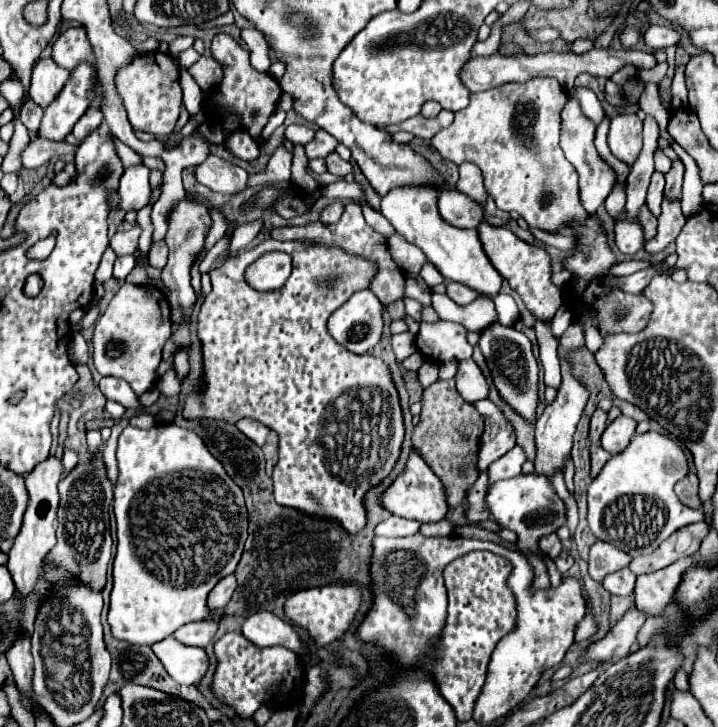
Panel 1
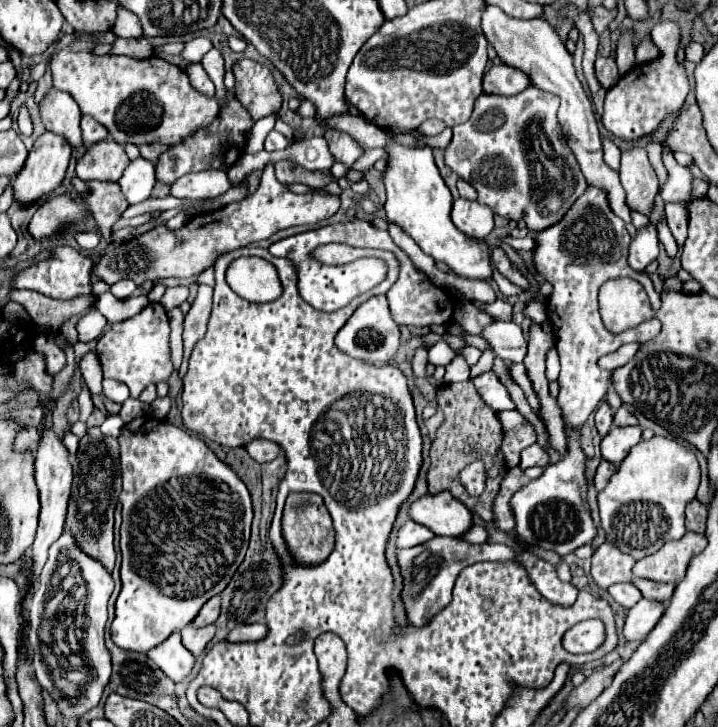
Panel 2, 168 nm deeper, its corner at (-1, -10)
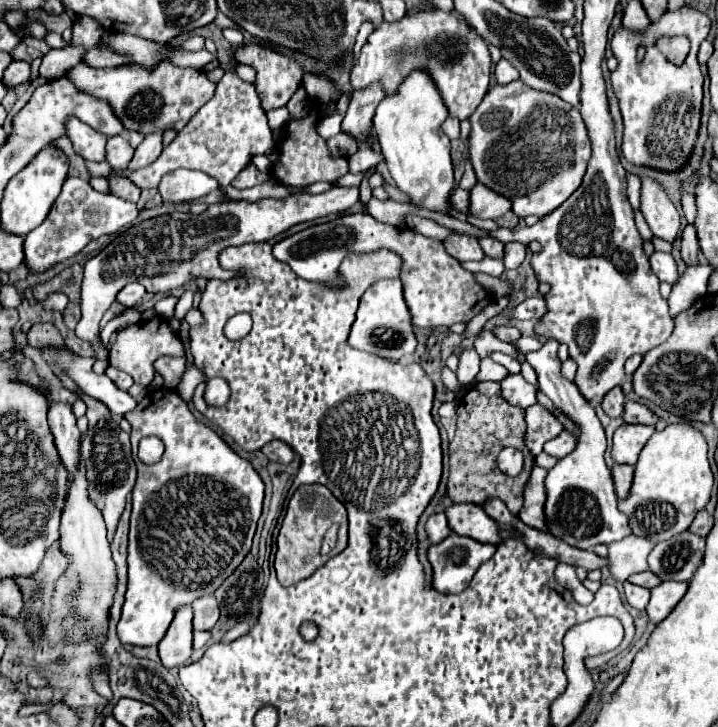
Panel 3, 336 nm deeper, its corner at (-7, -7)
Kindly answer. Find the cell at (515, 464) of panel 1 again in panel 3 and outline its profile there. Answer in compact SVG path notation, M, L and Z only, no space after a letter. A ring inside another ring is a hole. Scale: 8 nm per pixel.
M563 430L557 438L553 438L553 440L549 440L545 444L545 452L555 456L555 458L563 458L563 456L571 454L575 450L575 446L577 446L577 436L567 432L567 430Z

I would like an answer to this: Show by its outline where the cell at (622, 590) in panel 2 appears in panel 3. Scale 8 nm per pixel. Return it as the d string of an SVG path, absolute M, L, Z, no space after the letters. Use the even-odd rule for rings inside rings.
M625 582L623 584L625 586L625 594L627 594L627 602L633 606L633 608L637 608L637 610L645 610L647 608L647 604L649 604L649 590L647 588L641 588L641 586L635 586L635 584L631 584L631 582Z

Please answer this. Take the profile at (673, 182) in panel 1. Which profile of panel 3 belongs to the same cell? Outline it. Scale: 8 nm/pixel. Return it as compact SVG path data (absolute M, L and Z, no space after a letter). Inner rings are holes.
M689 224L683 234L681 234L681 256L687 266L699 266L699 242L697 242L697 232Z

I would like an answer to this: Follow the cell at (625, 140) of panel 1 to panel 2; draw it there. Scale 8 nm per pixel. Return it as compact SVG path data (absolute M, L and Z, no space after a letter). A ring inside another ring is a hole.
M637 145L621 151L619 175L627 193L627 205L643 215L649 215L659 181L647 159L647 151Z

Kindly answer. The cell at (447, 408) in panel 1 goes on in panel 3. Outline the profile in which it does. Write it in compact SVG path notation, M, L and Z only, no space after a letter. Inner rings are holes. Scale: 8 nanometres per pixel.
M479 382L461 398L457 416L459 416L457 434L449 444L451 474L447 482L447 496L453 502L473 502L473 504L483 504L483 500L499 496L507 504L511 514L517 516L523 506L523 490L525 484L529 482L535 456L531 456L531 452L525 446L525 470L517 478L505 476L497 468L497 456L507 446L515 446L523 452L523 440L527 432L525 410L507 404L501 396L501 386L497 382Z

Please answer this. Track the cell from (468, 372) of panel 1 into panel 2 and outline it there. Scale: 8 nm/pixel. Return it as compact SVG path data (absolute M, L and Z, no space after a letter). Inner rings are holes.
M487 371L487 373L479 375L479 377L473 377L471 381L473 381L477 393L481 395L481 399L485 401L485 405L489 405L491 409L495 409L495 411L515 409L507 389L499 383L499 379L495 377L493 371Z

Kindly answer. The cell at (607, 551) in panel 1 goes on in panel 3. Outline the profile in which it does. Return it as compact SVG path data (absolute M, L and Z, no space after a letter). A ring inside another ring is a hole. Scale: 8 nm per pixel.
M627 536L609 546L609 570L615 580L625 582L631 574L647 570L647 556L655 548L655 542L643 536Z

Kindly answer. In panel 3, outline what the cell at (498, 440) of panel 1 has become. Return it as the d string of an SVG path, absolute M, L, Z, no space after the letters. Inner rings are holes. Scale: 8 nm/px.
M533 404L527 408L527 448L533 456L543 452L543 446L547 440L561 434L563 424L541 404Z

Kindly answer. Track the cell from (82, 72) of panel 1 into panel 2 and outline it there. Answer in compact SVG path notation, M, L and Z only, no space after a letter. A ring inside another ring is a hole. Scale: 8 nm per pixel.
M45 131L29 151L25 167L19 171L13 187L15 199L23 205L53 191L65 177L71 159L71 145L65 137Z

